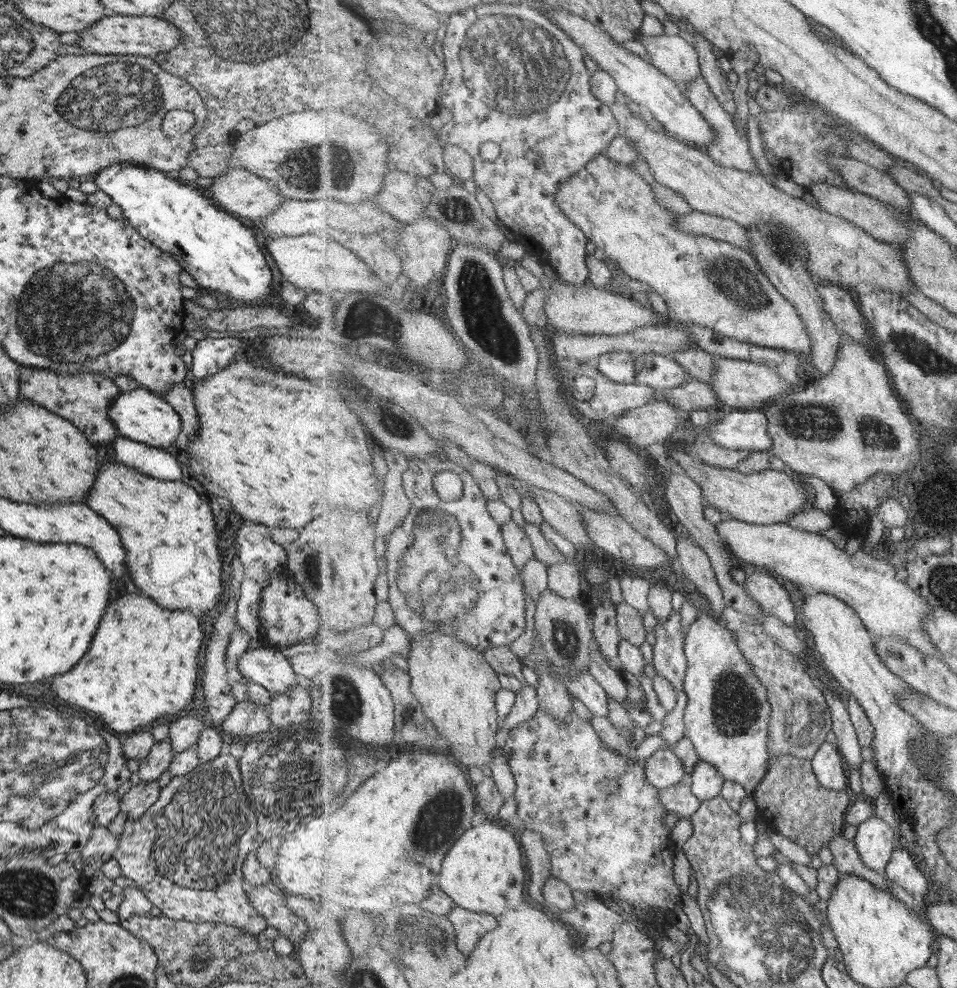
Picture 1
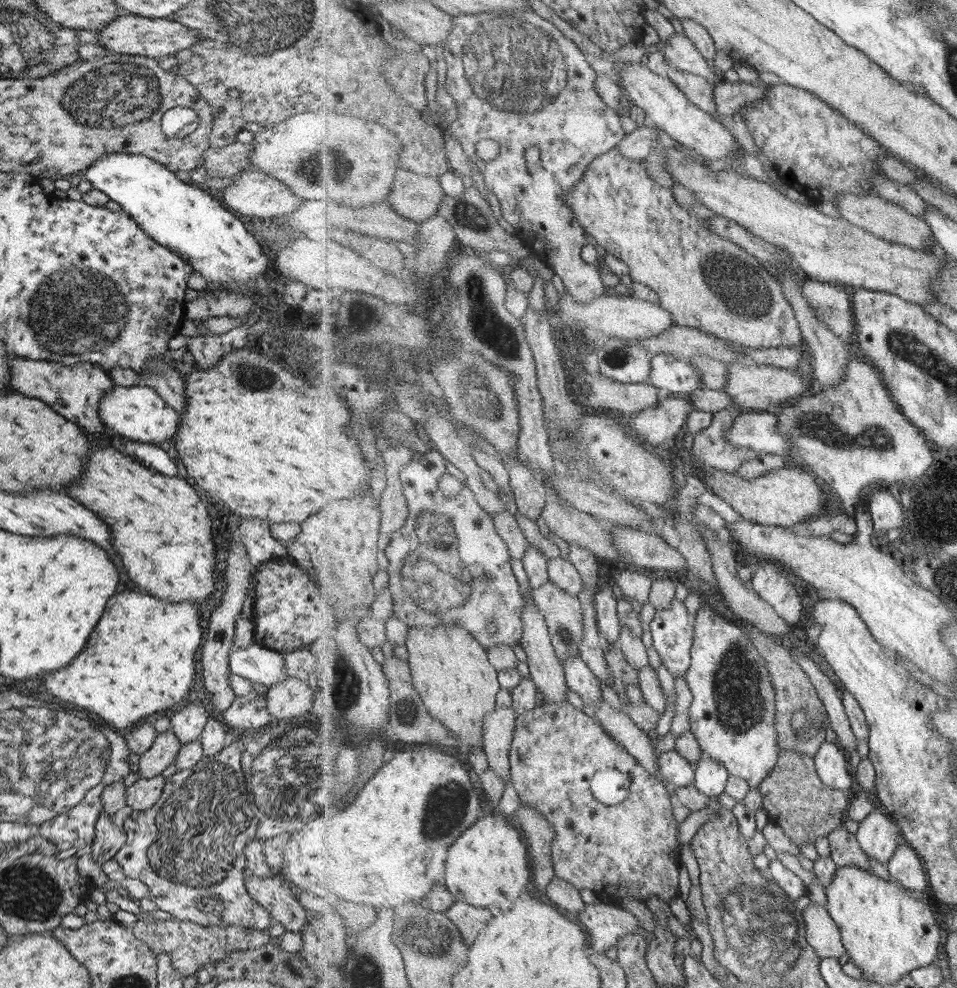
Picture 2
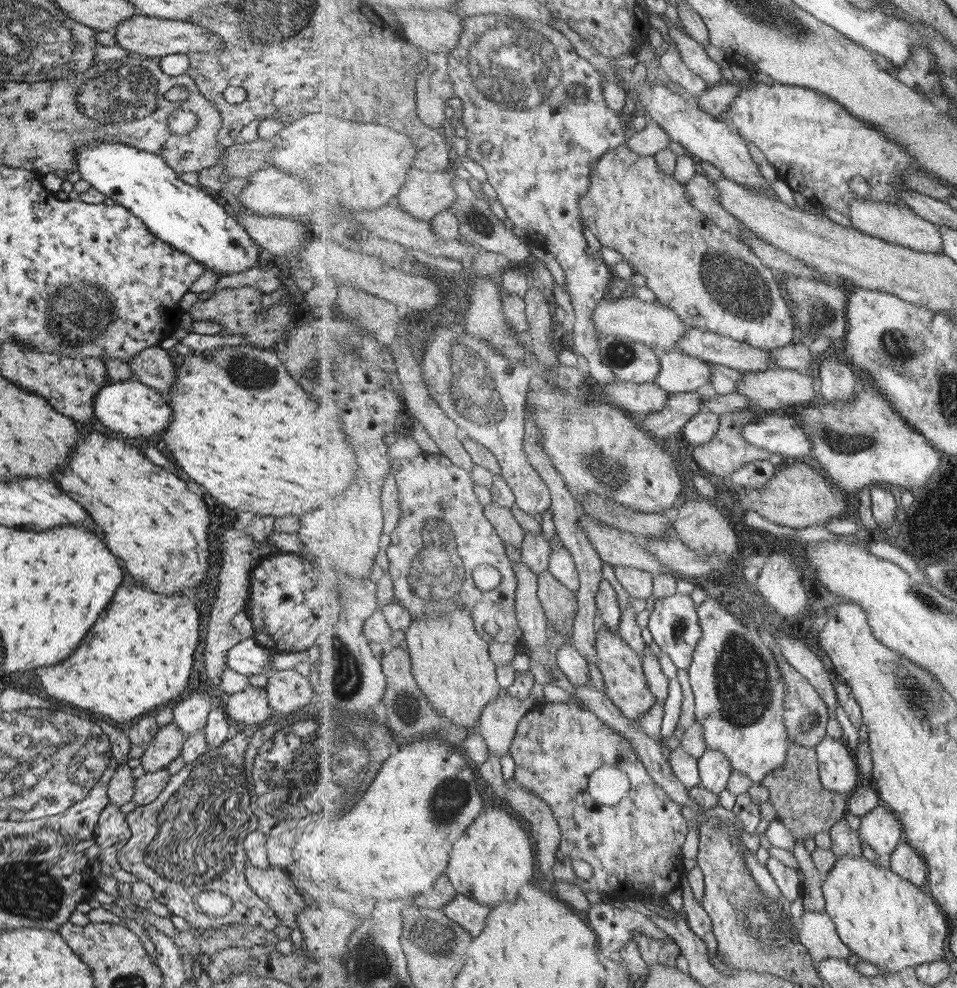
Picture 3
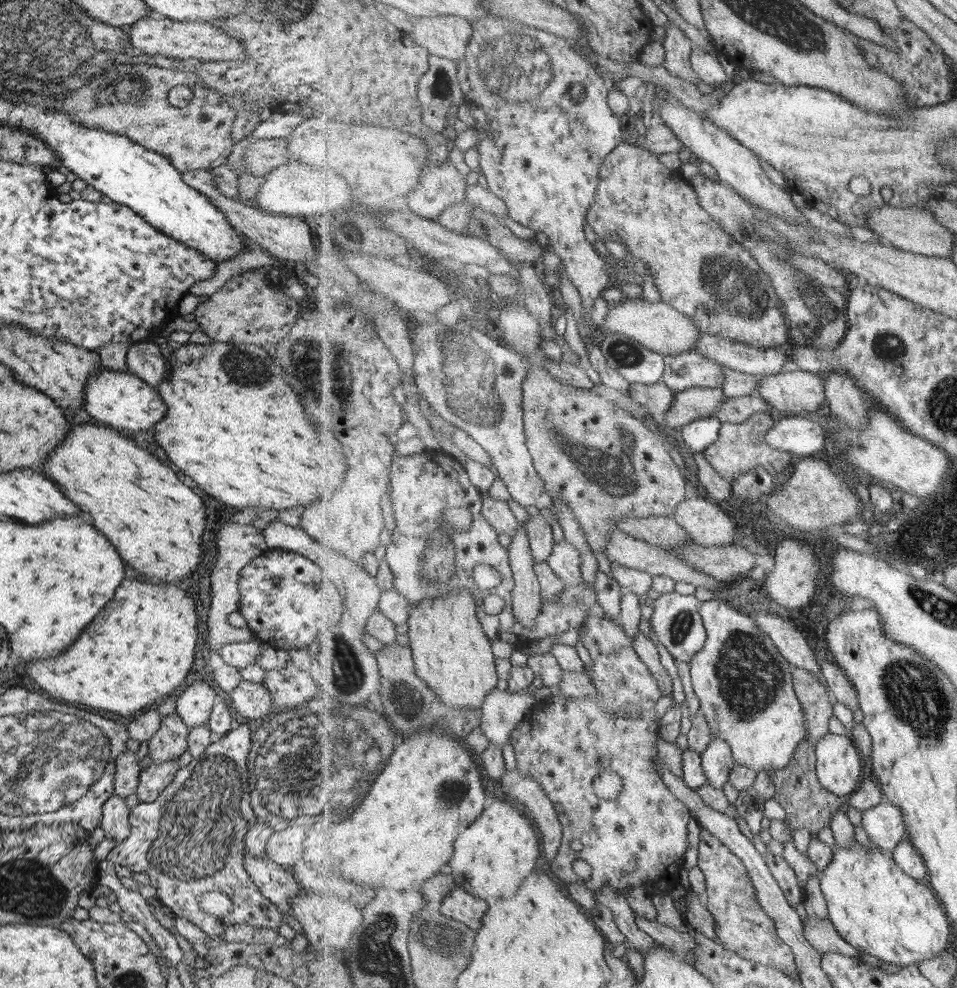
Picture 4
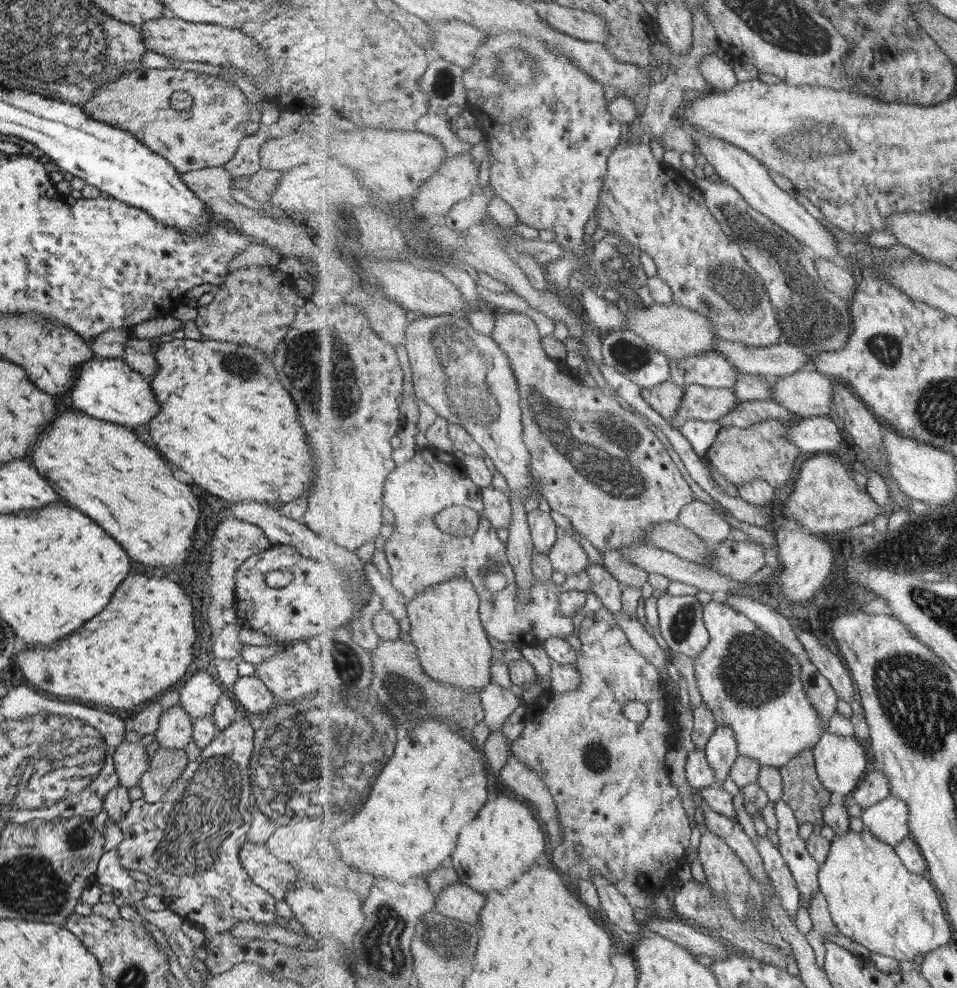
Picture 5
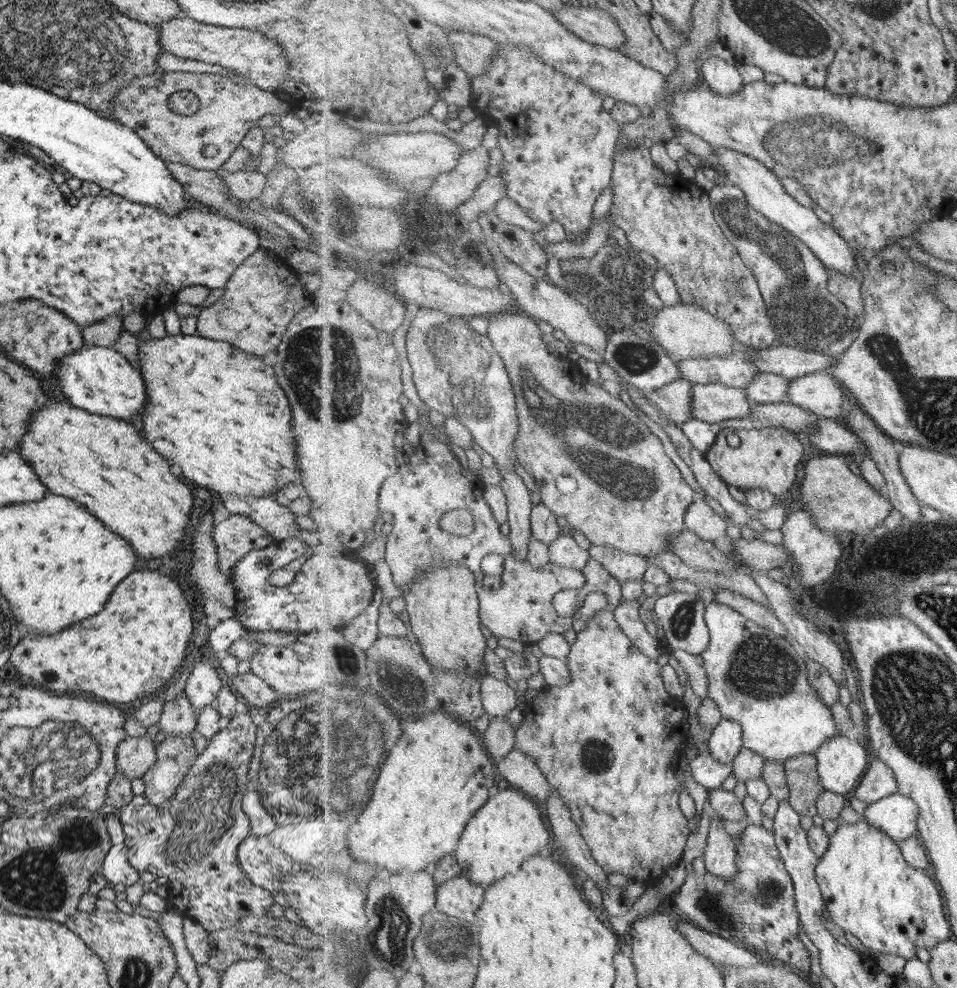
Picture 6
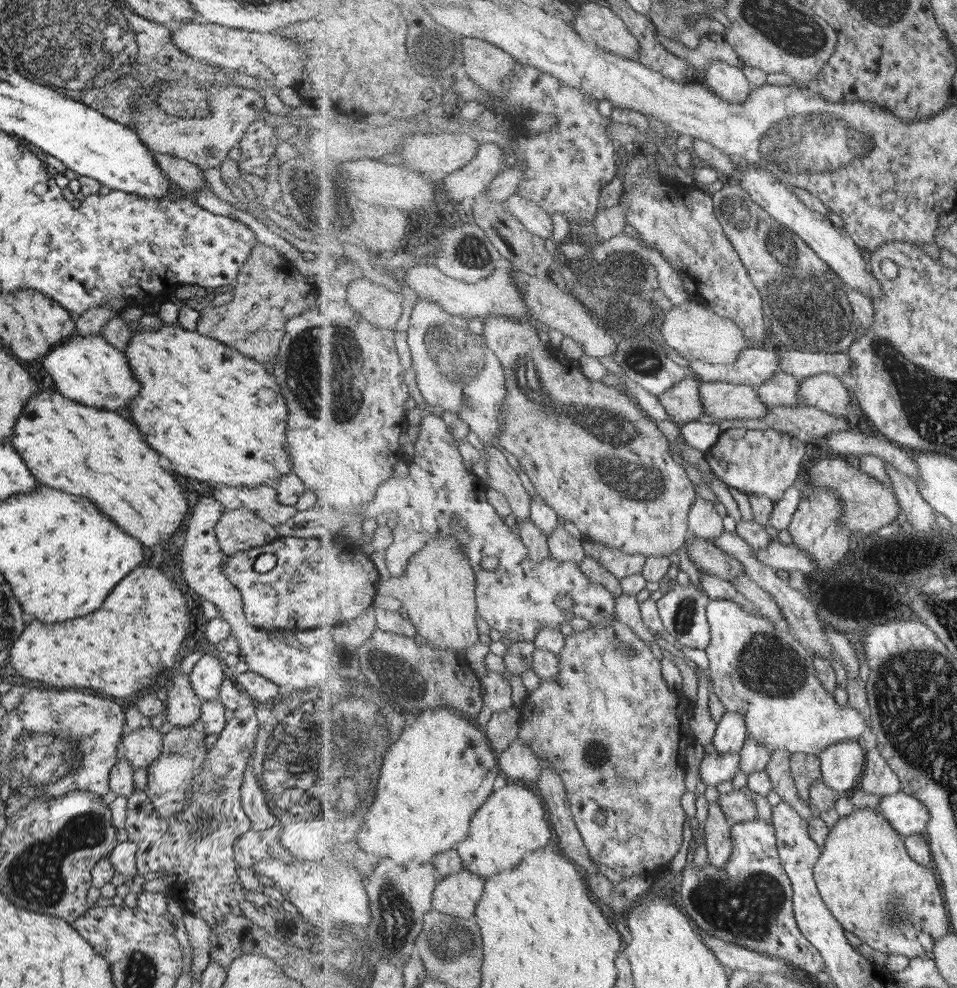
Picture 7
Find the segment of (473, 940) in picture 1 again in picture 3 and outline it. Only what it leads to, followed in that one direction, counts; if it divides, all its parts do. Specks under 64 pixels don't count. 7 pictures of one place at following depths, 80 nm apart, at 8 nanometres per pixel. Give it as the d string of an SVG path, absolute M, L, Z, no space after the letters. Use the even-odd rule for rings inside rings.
M457 893L443 910L446 917L463 926L475 938L481 934L483 928L486 928L492 909L485 903L477 902L464 894Z

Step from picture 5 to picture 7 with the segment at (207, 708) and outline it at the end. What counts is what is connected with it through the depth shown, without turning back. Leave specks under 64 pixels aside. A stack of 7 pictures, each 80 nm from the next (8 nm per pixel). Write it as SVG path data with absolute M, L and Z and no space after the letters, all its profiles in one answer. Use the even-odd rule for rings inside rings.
M203 653L193 665L188 677L196 697L201 702L215 700L218 696L221 681L228 674L221 657Z

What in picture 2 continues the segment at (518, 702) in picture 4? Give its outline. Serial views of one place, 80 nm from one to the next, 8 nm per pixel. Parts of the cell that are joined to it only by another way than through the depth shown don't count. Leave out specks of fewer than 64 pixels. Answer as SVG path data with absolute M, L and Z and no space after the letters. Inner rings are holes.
M497 706L488 714L484 730L484 751L487 753L489 766L505 781L507 774L511 780L510 750L514 739L514 732L518 712L515 707Z

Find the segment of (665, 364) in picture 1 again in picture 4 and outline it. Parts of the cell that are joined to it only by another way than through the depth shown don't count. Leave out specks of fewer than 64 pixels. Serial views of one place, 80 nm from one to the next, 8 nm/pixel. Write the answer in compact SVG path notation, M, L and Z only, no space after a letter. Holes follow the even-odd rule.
M695 351L665 355L663 382L677 394L691 387L721 387L725 380L720 362Z

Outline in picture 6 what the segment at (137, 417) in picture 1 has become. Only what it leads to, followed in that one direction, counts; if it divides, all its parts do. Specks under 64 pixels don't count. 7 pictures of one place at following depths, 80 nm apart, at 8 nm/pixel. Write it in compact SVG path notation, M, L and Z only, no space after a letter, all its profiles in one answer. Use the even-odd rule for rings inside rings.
M83 343L80 349L58 358L56 378L65 400L91 414L127 420L144 407L145 387L140 372L113 348Z

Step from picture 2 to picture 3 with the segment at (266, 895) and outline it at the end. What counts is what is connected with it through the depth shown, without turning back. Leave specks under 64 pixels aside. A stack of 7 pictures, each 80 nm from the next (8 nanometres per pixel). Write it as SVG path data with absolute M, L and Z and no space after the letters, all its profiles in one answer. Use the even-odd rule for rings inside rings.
M251 863L244 866L247 886L271 908L280 925L293 930L298 927L297 915L305 908L299 889L277 868L258 869Z

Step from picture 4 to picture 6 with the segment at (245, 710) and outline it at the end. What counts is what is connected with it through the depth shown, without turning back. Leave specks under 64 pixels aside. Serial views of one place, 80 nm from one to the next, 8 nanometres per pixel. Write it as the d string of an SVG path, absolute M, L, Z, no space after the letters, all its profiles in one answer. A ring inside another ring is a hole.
M251 672L230 677L231 688L239 692L237 696L245 698L248 708L269 708L274 704L275 691L261 678Z

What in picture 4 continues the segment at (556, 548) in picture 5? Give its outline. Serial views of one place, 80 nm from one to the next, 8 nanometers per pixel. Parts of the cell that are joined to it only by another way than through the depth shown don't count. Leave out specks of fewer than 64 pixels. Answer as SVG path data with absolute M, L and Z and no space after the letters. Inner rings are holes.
M565 538L554 546L547 561L552 566L553 572L566 584L571 586L581 584L582 554Z

